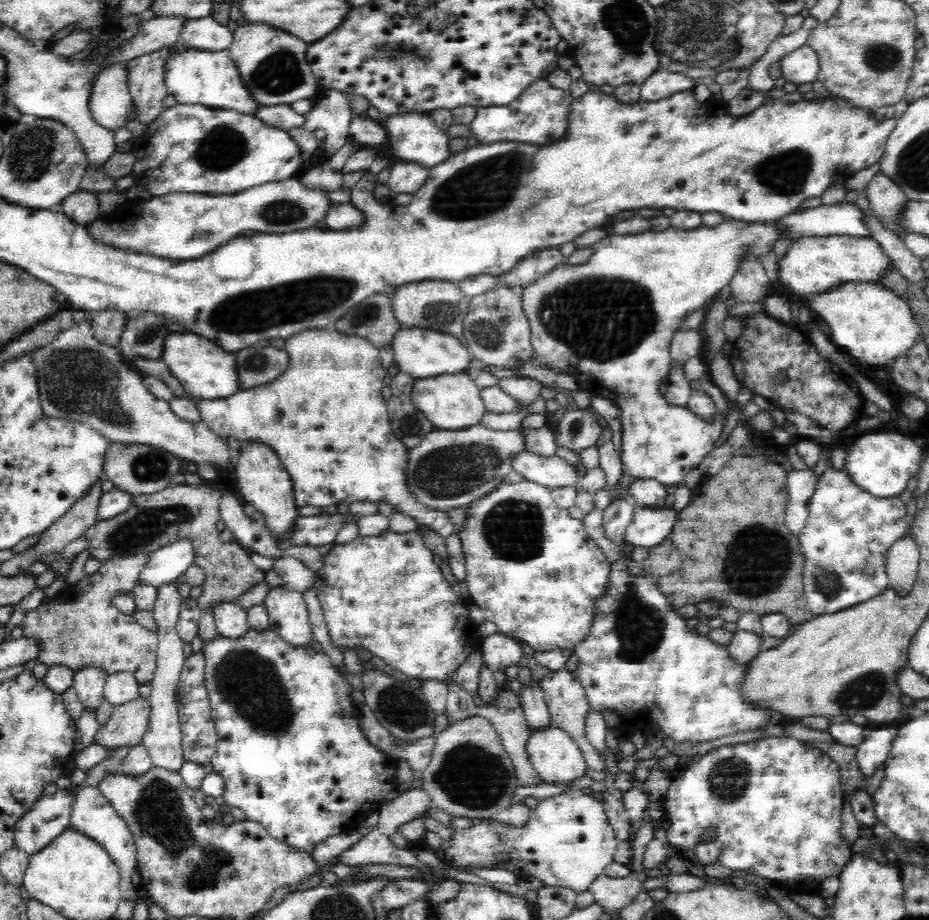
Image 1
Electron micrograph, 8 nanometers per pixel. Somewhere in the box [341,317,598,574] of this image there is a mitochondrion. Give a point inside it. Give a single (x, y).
(450, 472)

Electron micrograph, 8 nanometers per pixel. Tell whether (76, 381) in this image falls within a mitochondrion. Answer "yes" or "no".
yes

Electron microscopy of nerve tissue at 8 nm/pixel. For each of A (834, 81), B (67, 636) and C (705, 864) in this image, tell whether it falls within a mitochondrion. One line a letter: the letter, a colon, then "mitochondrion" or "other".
A: other
B: mitochondrion
C: other

